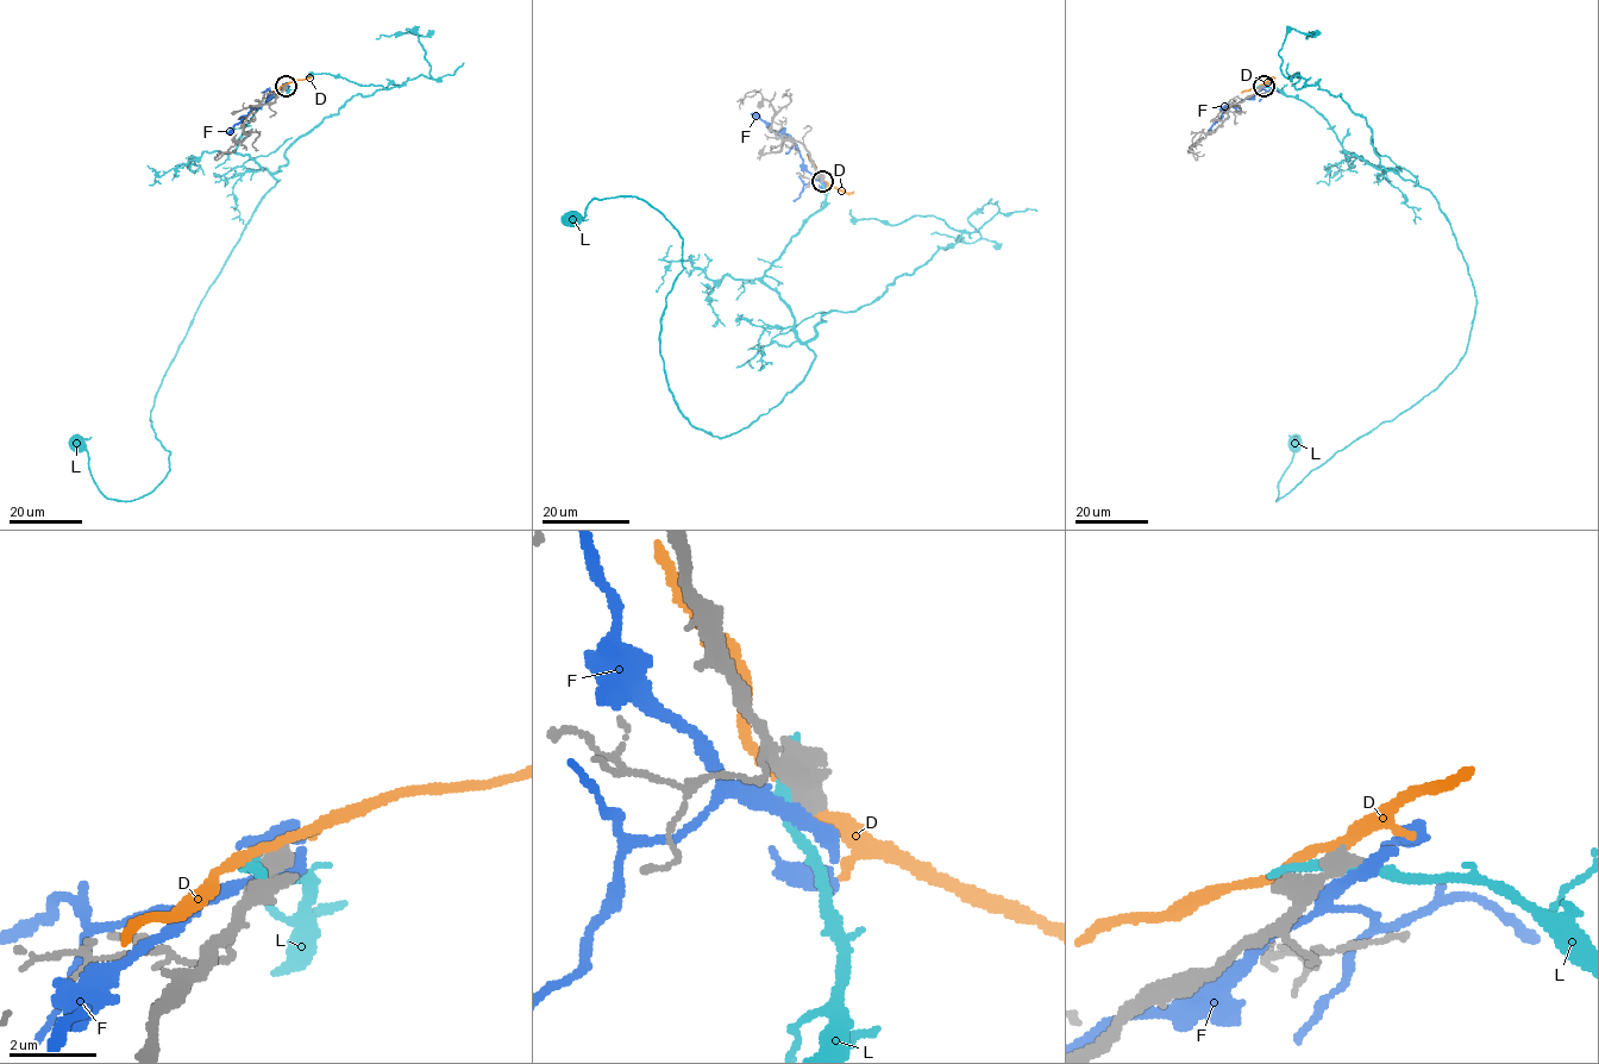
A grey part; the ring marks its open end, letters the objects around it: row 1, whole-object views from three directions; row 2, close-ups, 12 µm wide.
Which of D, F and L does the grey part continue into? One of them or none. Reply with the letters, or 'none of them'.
none of them

